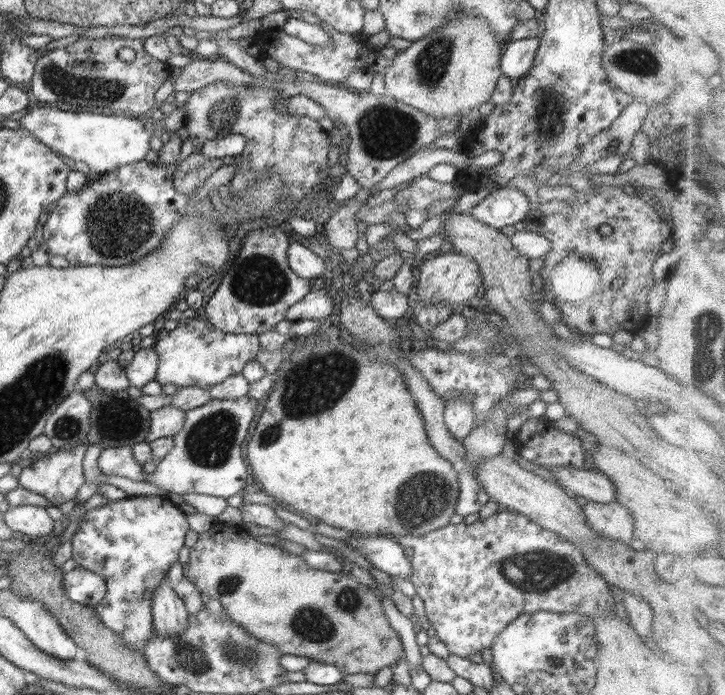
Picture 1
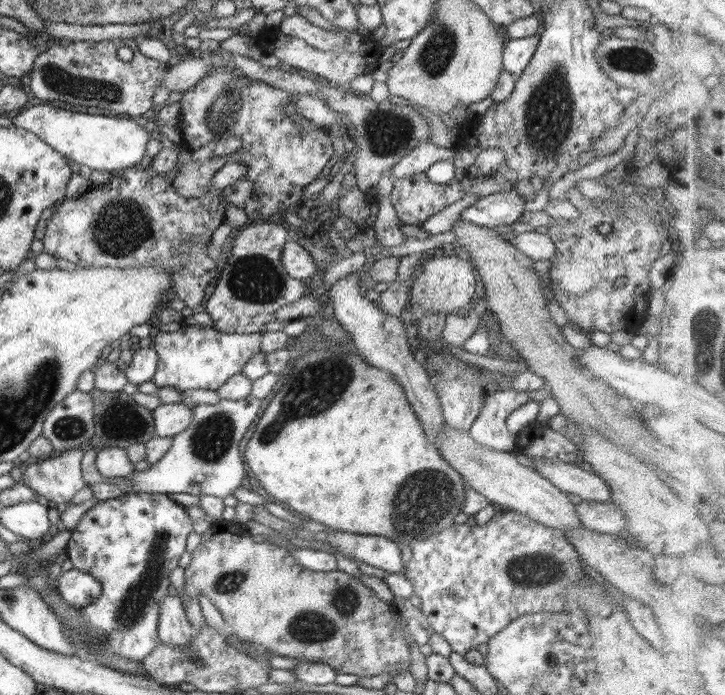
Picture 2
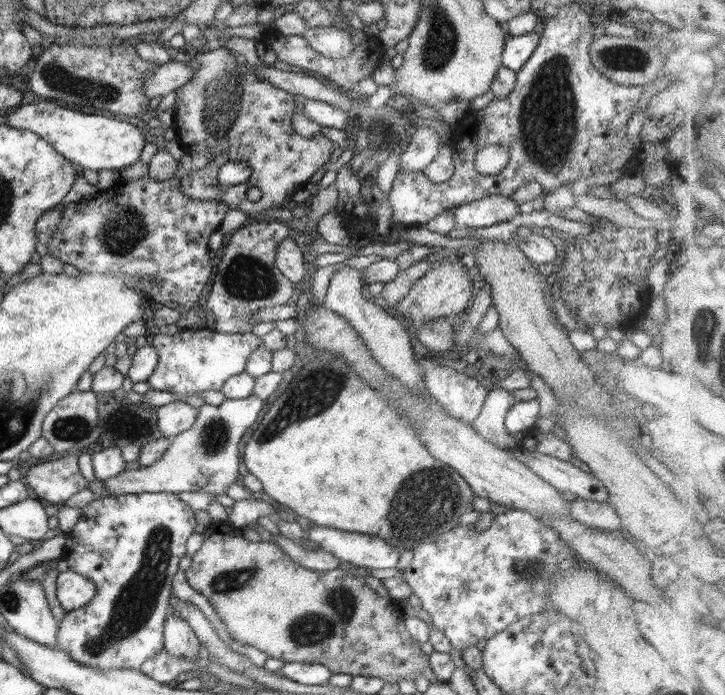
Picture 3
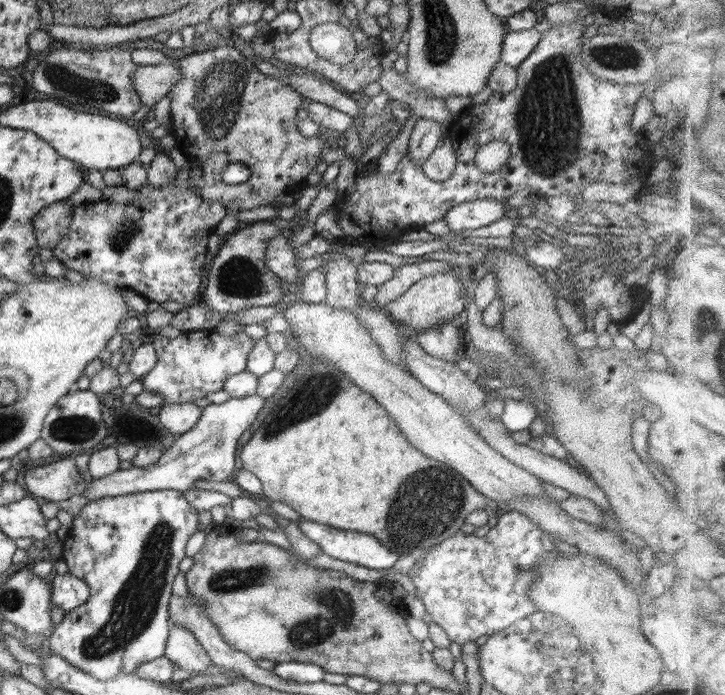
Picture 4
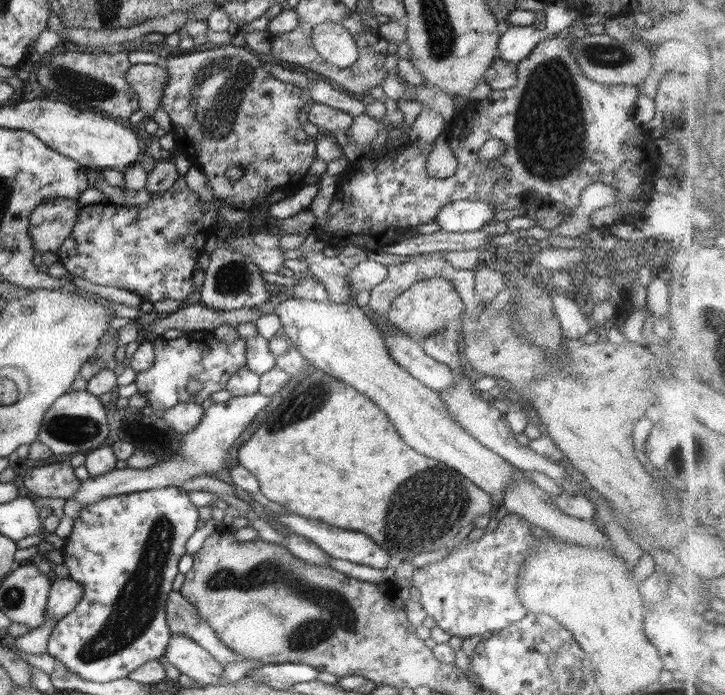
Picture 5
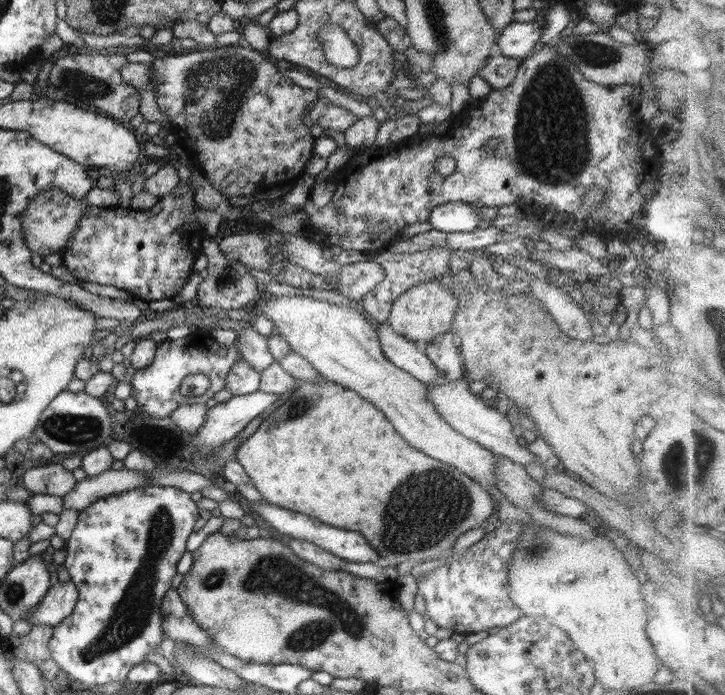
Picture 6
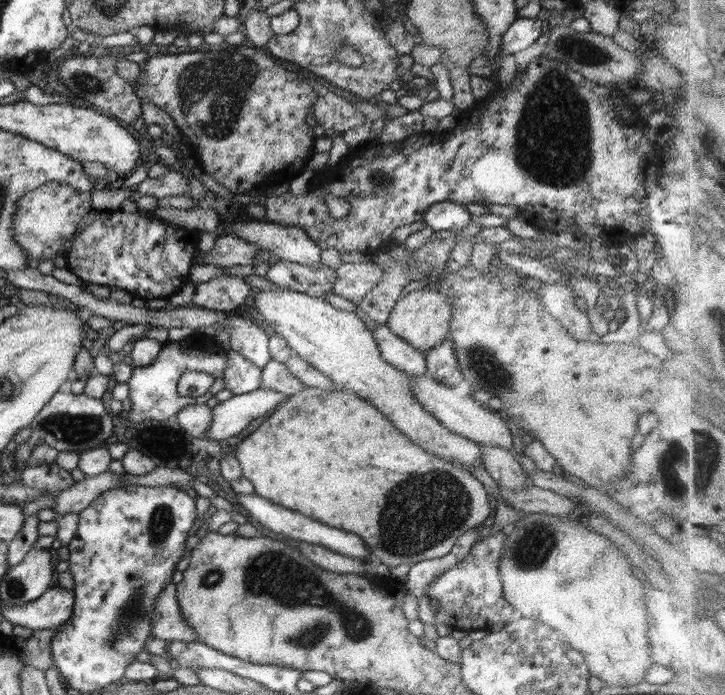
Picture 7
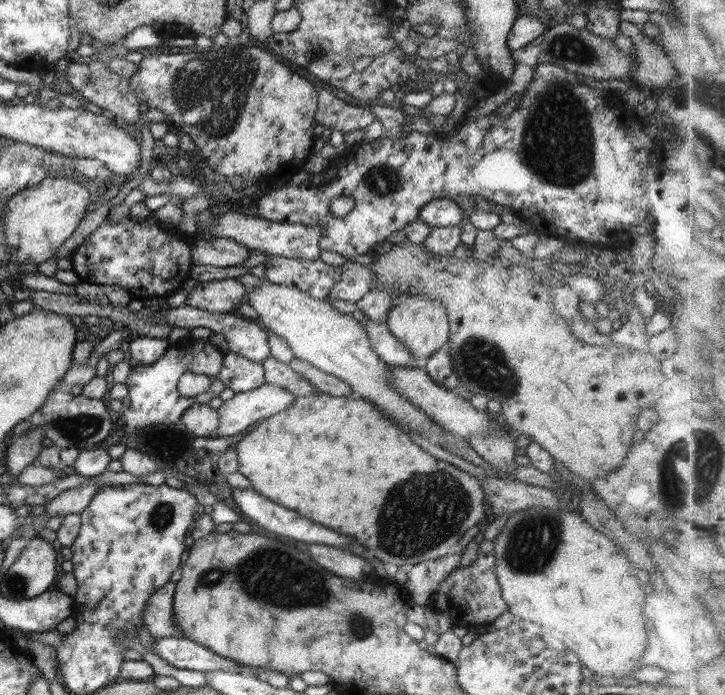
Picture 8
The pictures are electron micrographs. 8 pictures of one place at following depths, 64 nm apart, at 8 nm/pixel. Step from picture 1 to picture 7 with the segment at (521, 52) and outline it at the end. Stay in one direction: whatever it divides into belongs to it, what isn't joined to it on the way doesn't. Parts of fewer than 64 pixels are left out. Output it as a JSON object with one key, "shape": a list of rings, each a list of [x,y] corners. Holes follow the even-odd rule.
{"shape":[[[518,17],[502,34],[503,54],[514,55],[532,46],[546,30],[544,17],[536,19]]]}

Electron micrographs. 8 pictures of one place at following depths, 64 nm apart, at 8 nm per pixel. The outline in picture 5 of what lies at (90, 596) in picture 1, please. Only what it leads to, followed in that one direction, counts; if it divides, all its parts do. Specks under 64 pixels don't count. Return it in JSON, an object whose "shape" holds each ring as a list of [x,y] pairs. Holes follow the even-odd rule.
{"shape":[[[53,576],[51,590],[46,602],[46,618],[60,620],[84,598],[82,583],[68,577]]]}

